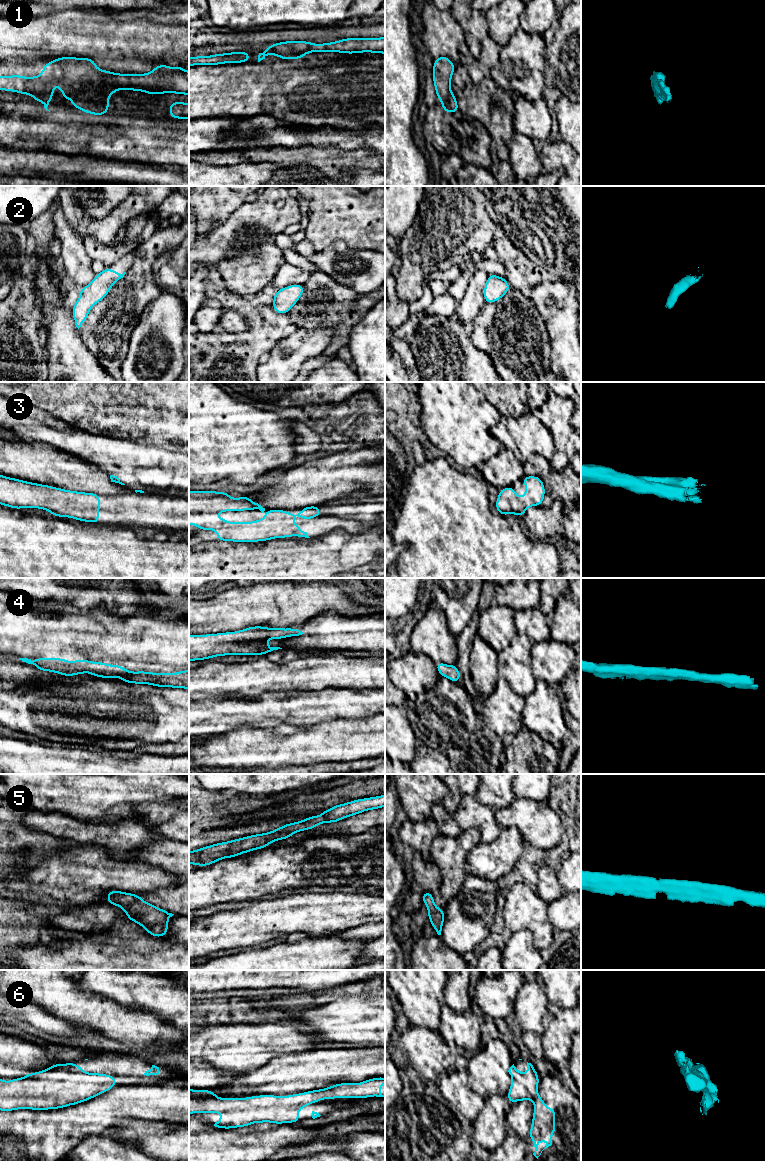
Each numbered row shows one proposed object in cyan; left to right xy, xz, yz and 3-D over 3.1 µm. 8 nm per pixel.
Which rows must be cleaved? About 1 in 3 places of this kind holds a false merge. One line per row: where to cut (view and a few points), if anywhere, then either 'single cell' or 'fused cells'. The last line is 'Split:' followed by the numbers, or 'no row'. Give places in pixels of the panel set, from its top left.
1: cut none; single cell
2: cut none; single cell
3: cut none; single cell
4: cut none; single cell
5: cut none; single cell
6: cut none; single cell
Split: no row

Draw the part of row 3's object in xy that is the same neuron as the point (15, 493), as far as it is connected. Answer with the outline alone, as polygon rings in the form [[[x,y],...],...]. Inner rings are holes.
[[[0,475],[0,504],[21,510],[24,507],[47,510],[56,517],[69,517],[99,525],[99,508],[102,501],[97,493],[86,493],[57,488]]]

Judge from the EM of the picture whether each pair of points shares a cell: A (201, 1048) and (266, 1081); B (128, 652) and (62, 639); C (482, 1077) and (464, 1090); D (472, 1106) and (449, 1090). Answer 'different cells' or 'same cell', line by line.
A: different cells
B: same cell
C: different cells
D: same cell

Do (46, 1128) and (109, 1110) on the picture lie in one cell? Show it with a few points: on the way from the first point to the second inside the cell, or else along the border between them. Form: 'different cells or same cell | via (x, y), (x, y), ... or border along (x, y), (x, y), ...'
same cell | via (62, 1128), (77, 1121), (93, 1117)

